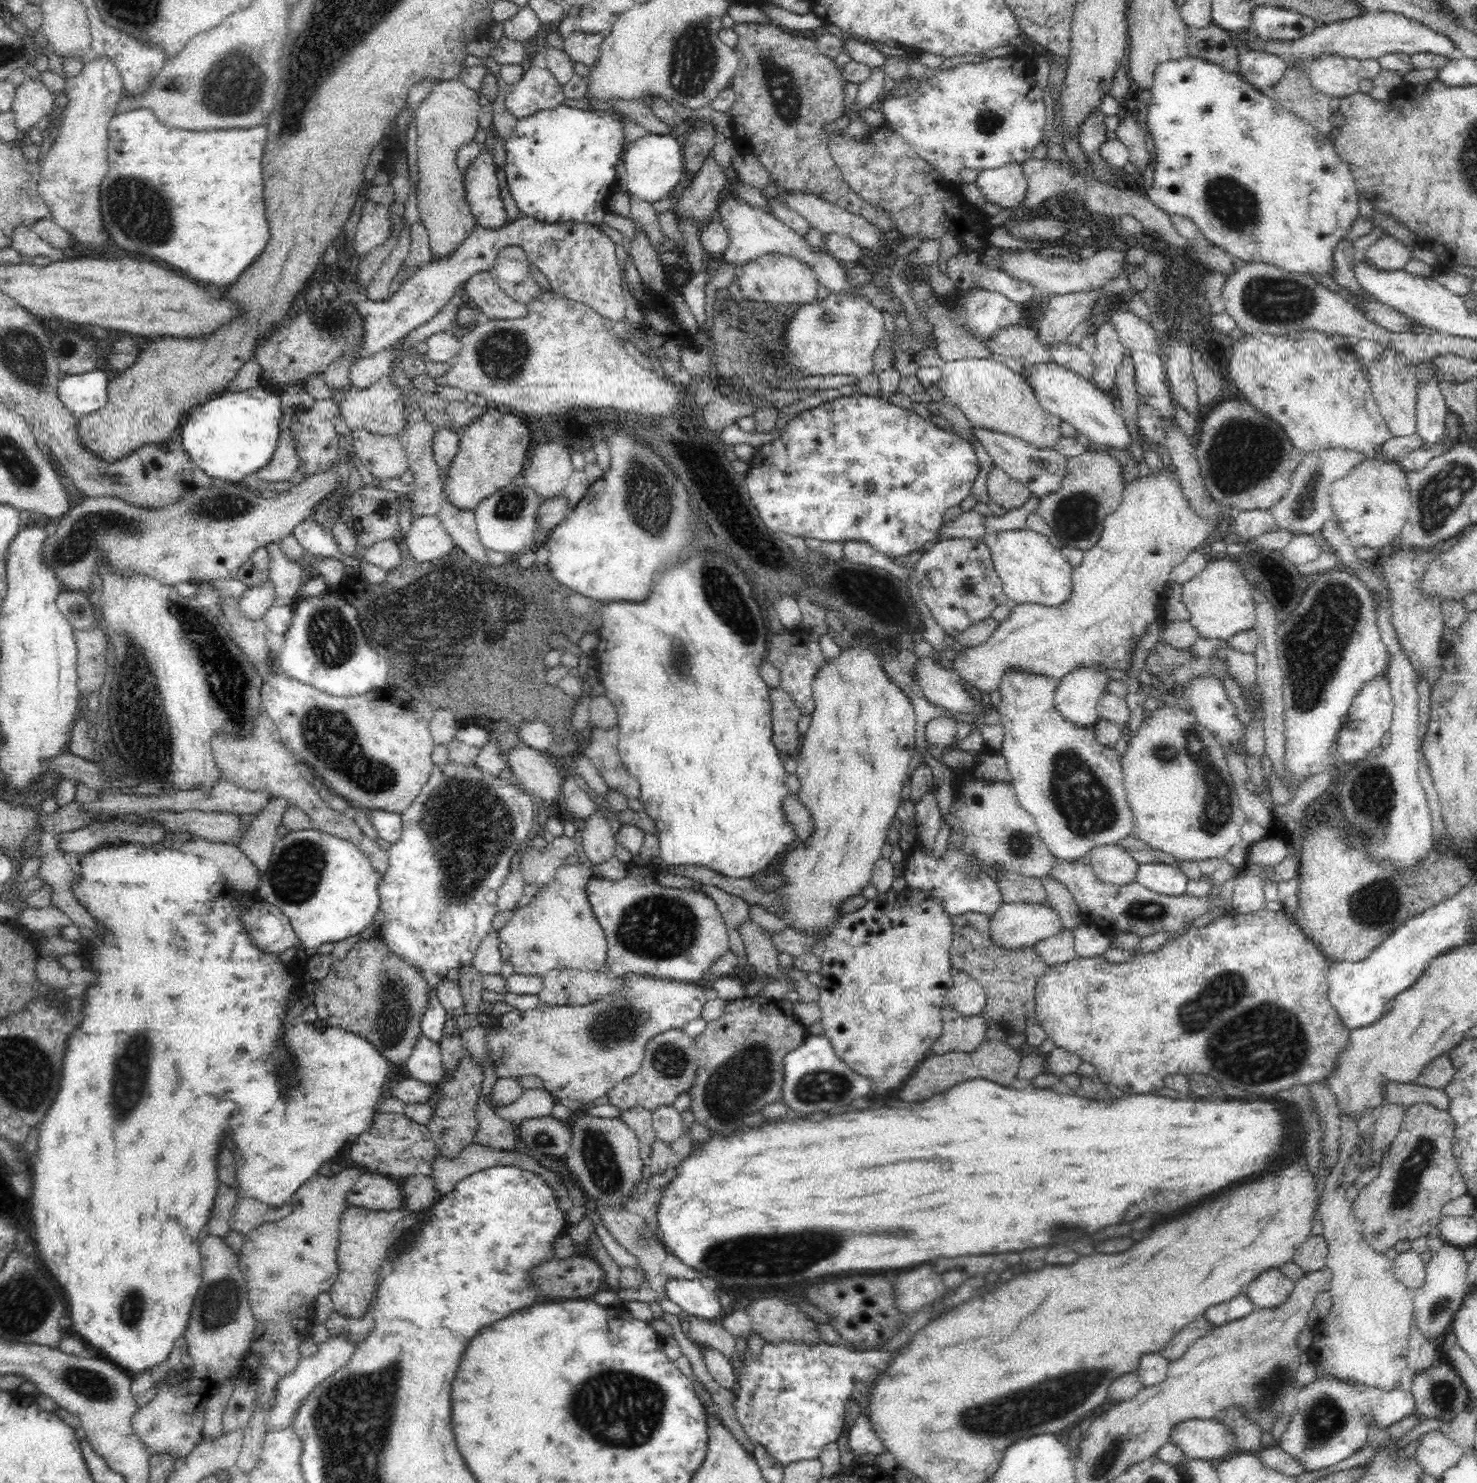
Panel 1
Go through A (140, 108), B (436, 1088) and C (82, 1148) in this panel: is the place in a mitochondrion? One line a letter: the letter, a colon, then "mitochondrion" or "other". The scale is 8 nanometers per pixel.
A: other
B: other
C: other

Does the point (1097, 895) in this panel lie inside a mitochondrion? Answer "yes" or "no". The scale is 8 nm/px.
no

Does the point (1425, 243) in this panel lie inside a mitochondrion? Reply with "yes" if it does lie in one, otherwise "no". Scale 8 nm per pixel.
no

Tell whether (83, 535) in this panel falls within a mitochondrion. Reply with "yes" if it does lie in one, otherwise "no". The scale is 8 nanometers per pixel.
yes

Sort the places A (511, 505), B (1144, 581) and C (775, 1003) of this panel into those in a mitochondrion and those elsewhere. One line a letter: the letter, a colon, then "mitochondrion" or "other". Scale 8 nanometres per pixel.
A: mitochondrion
B: other
C: other

